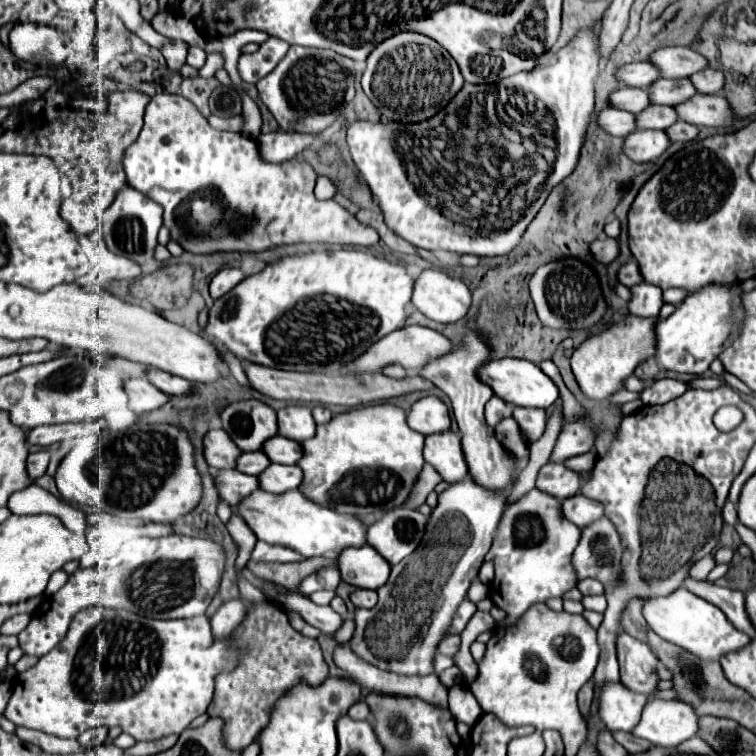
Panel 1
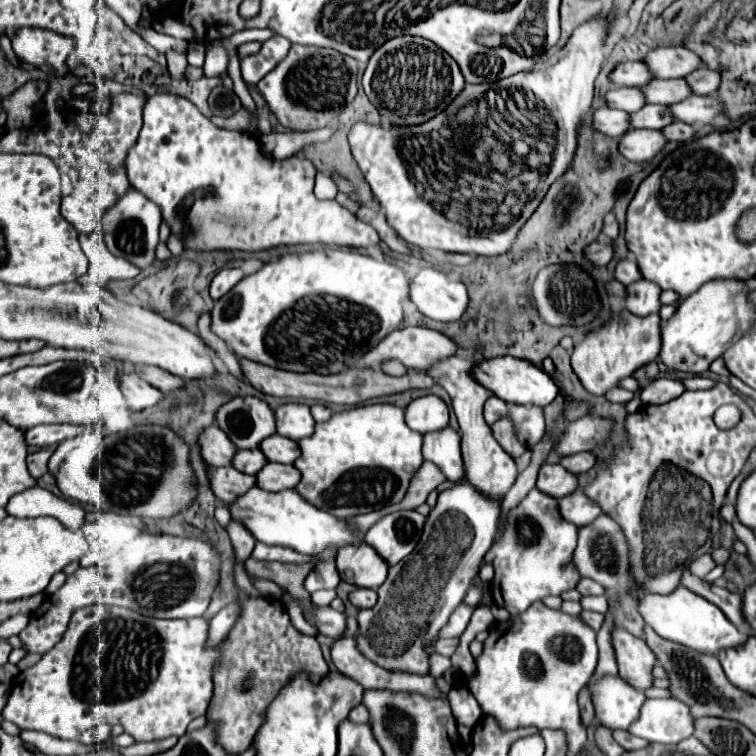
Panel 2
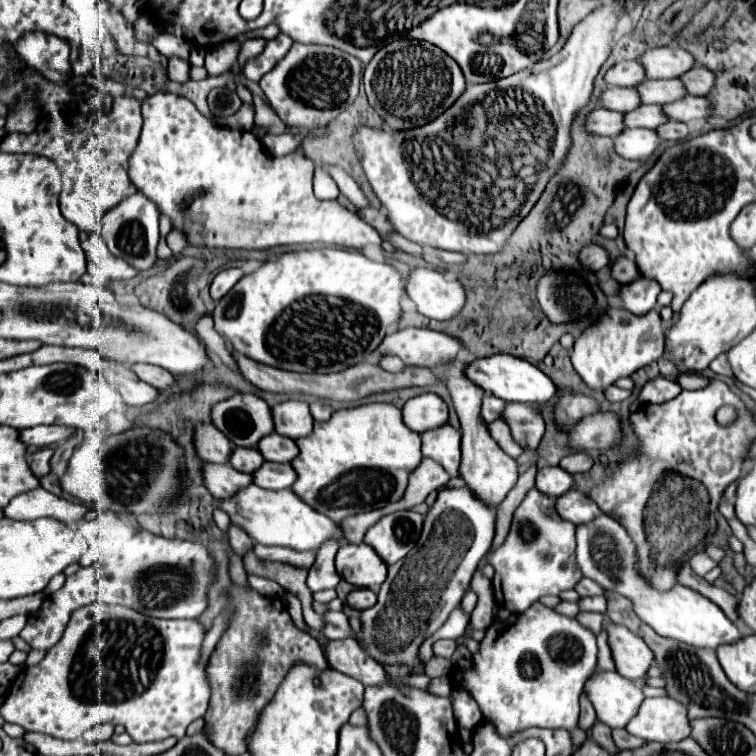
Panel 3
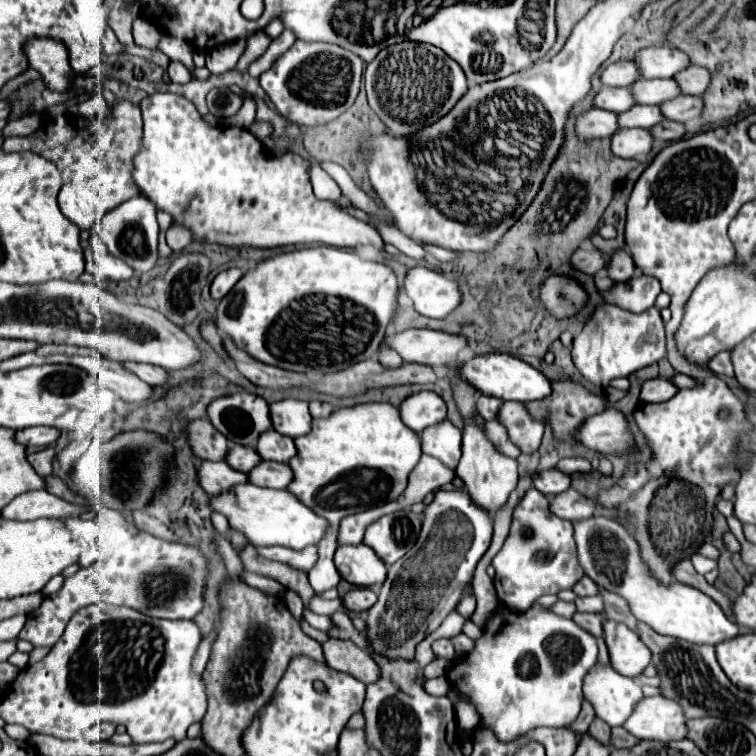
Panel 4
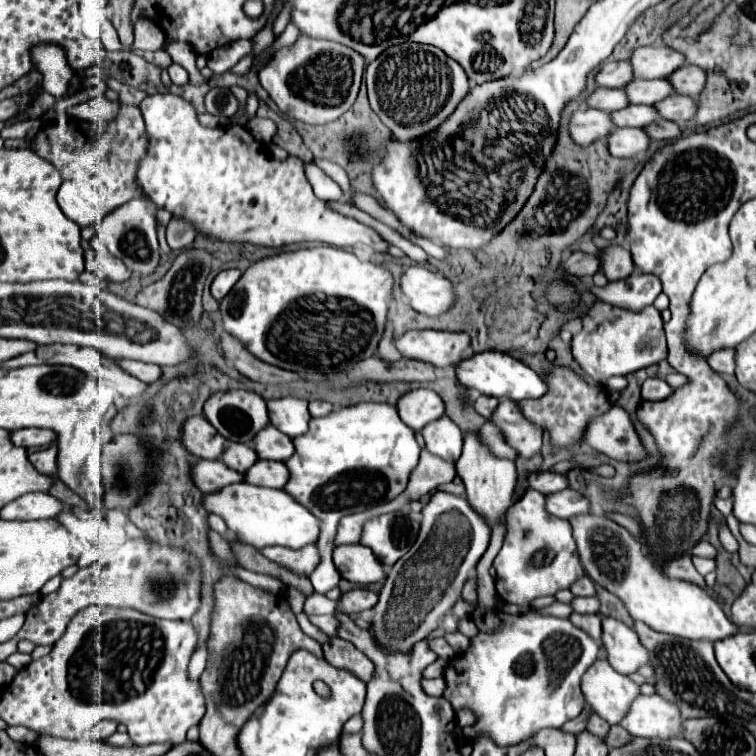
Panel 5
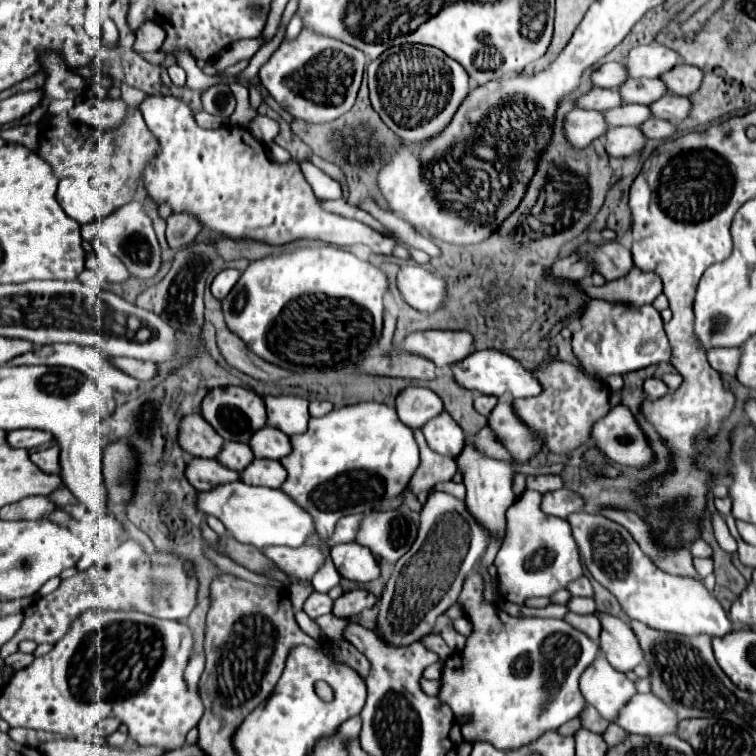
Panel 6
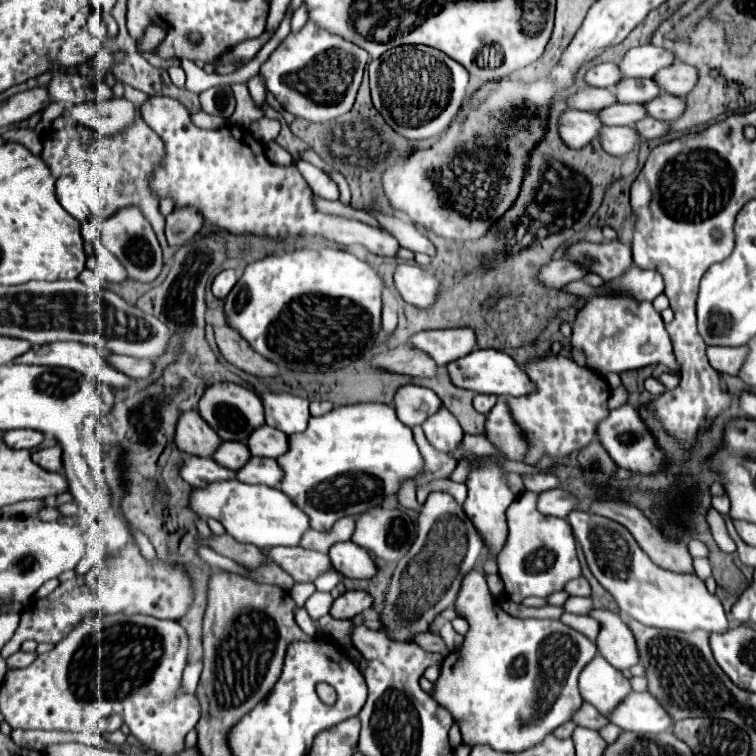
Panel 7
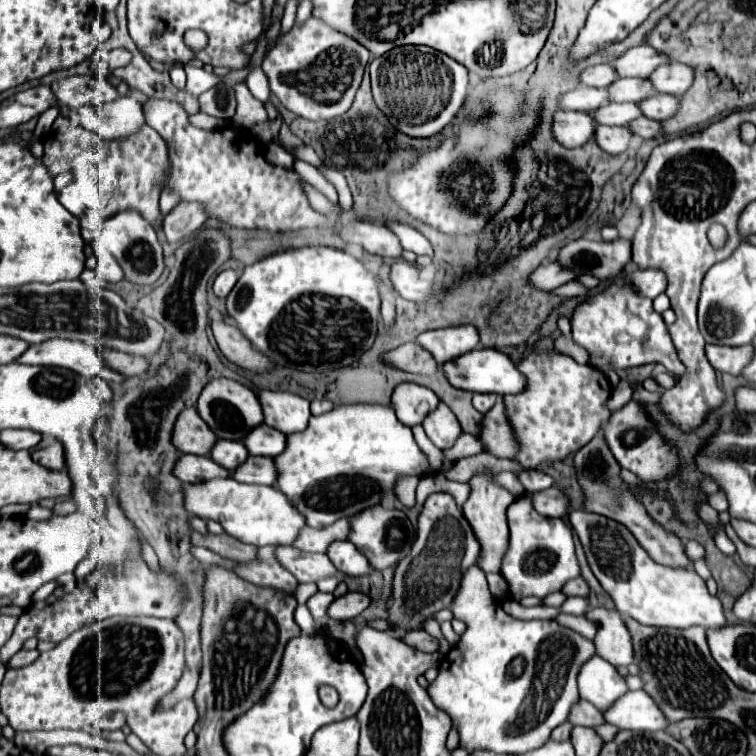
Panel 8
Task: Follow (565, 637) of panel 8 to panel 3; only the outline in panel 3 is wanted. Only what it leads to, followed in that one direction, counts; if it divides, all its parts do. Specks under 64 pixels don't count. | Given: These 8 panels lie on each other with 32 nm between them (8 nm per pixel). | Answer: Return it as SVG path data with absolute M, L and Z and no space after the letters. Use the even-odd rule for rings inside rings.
M536 602L520 616L510 616L506 620L494 618L486 628L486 636L480 640L480 650L472 654L470 668L454 668L452 682L460 684L478 704L484 720L496 724L496 730L502 736L512 736L512 732L522 732L526 728L566 728L572 730L574 751L584 742L586 732L582 732L578 724L580 712L580 694L586 678L596 668L596 636L580 626L574 618L562 616L552 608Z

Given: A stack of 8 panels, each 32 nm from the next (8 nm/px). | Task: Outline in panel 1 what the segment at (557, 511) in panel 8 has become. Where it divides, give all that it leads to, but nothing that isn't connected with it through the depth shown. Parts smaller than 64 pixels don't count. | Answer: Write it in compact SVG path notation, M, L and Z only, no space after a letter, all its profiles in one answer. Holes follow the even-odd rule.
M576 494L562 500L562 512L572 524L576 524L578 528L586 528L588 524L604 516L604 506L596 500L586 498L584 494Z

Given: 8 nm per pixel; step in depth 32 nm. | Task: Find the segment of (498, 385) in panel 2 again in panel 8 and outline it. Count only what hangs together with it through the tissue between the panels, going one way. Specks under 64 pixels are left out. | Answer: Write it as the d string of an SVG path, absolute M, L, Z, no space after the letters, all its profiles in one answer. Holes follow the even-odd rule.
M476 348L472 352L466 352L464 356L456 360L448 360L448 364L442 364L442 370L454 388L480 392L480 394L488 394L488 392L516 394L522 392L526 386L526 378L520 372L516 372L514 362L504 352L492 348Z

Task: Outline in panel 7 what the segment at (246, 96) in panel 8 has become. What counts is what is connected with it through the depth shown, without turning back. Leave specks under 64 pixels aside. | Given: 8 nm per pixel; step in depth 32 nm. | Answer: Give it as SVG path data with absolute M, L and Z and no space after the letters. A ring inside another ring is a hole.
M234 84L232 90L234 90L236 102L238 102L236 112L234 112L232 118L230 118L230 122L232 122L234 126L250 128L252 122L264 118L264 110L260 108L260 104L256 104L256 102L252 100L252 96L250 96L246 84Z

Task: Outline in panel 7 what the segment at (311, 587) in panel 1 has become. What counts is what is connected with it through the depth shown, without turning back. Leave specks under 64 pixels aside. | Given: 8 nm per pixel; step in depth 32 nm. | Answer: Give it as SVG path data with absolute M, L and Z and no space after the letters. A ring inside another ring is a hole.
M384 404L338 406L324 416L310 418L308 428L300 436L288 438L288 452L276 462L284 468L280 490L310 518L314 530L328 530L342 516L360 516L372 506L378 506L382 496L396 494L402 480L416 476L424 468L412 430L398 420L392 406ZM326 572L326 574L320 576L314 584L316 584L316 588L318 588L320 592L330 592L338 582L340 582L340 576L338 576L336 572Z

